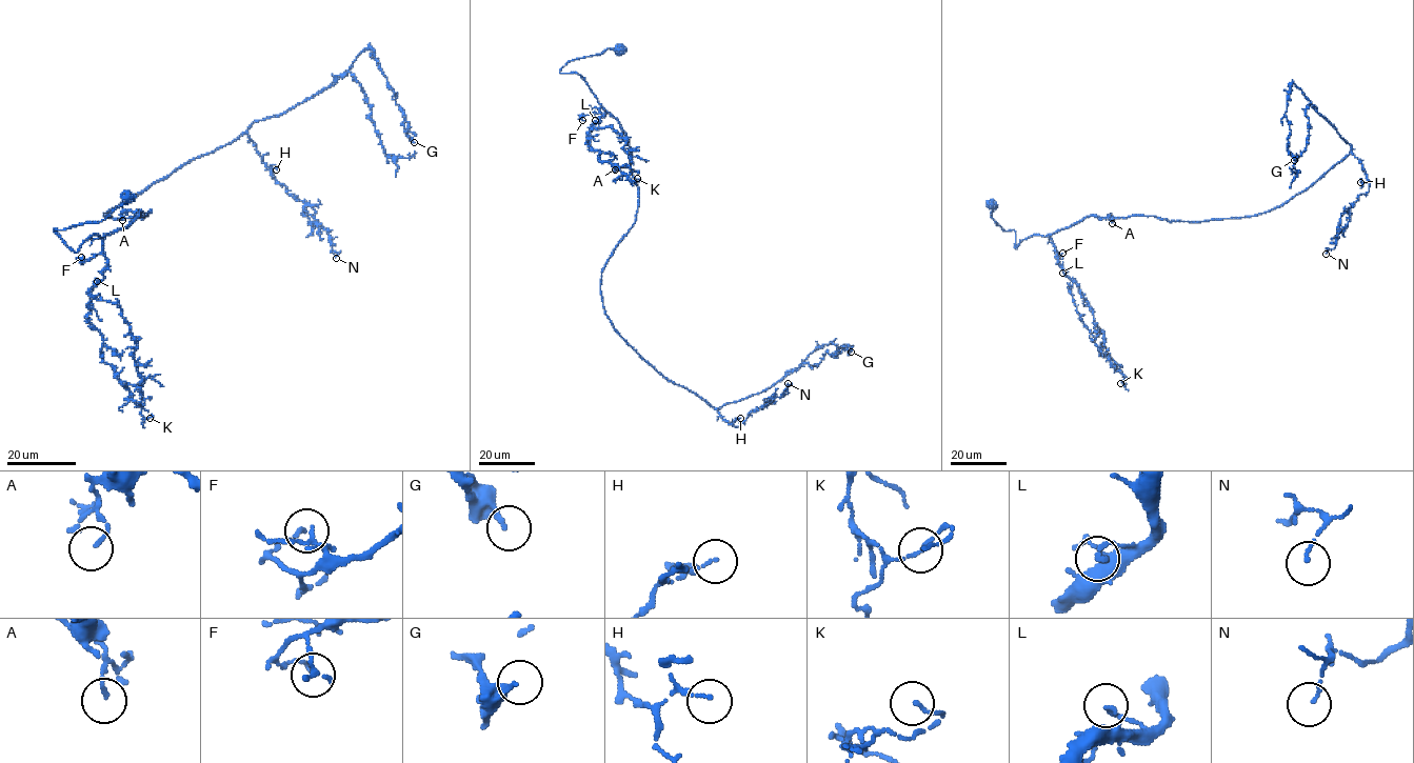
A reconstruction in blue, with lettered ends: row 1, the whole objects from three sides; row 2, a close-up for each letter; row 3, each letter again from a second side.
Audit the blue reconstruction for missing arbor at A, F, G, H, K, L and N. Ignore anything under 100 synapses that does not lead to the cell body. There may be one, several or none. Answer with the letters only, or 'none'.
none

